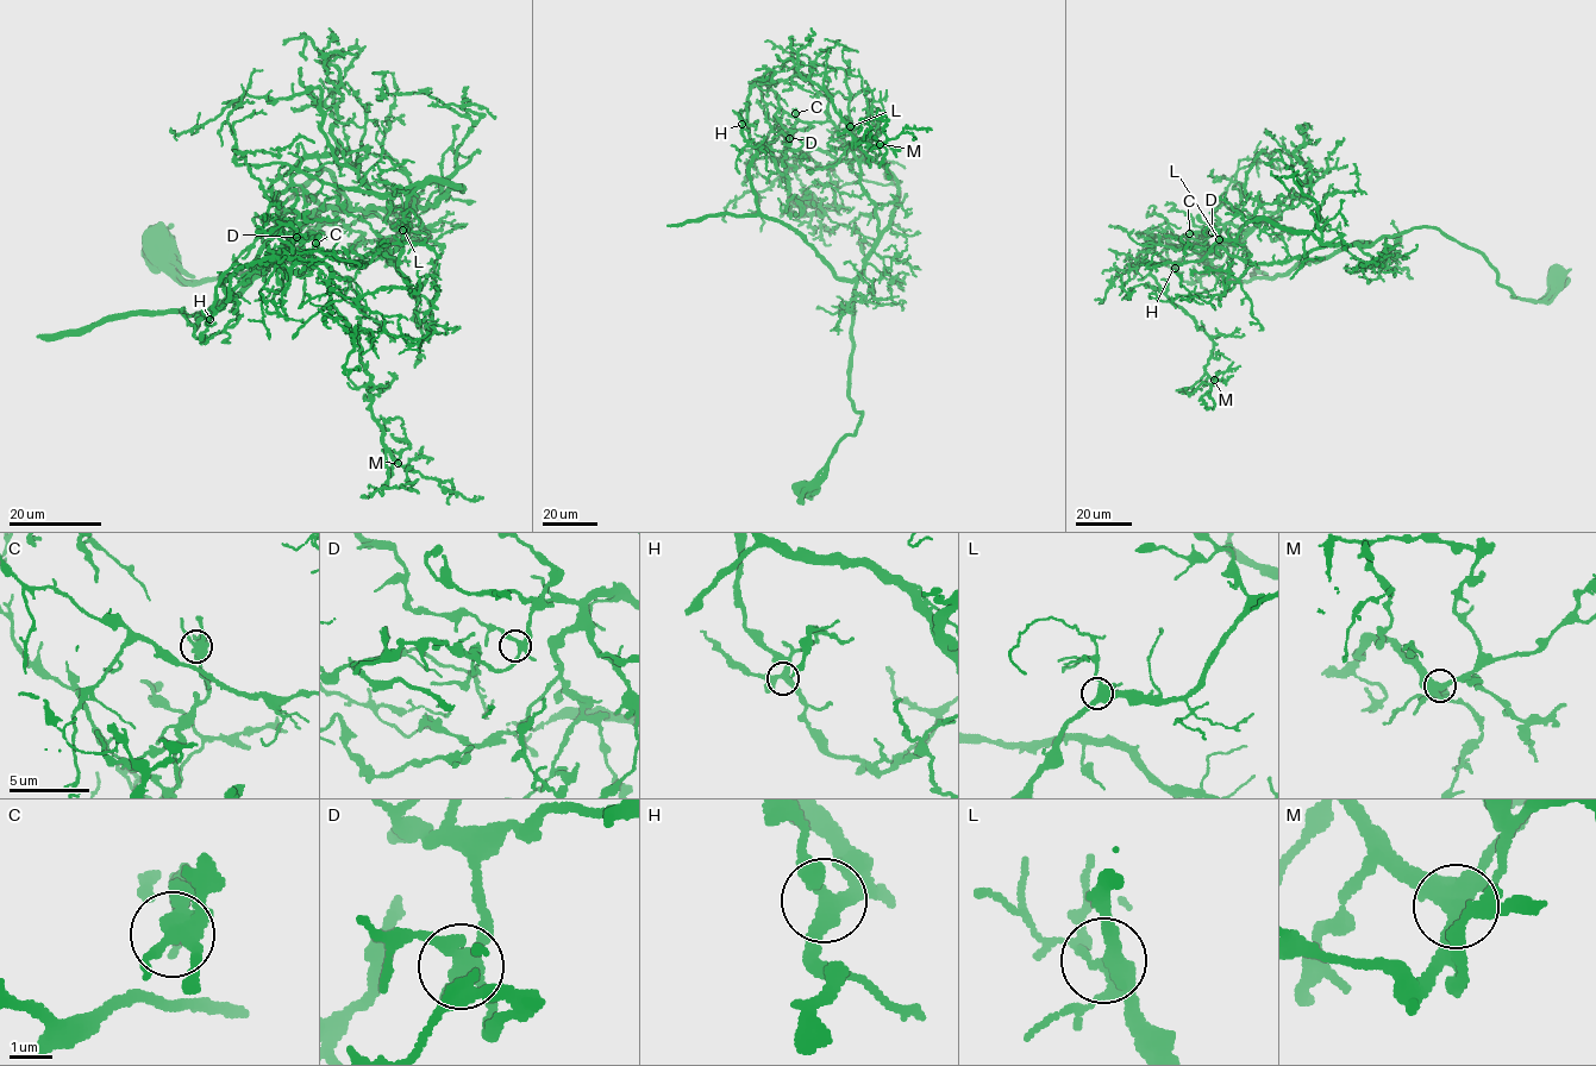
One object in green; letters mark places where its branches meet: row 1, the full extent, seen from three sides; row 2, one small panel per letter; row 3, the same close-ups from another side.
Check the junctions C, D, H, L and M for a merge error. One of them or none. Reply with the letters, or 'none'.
none

